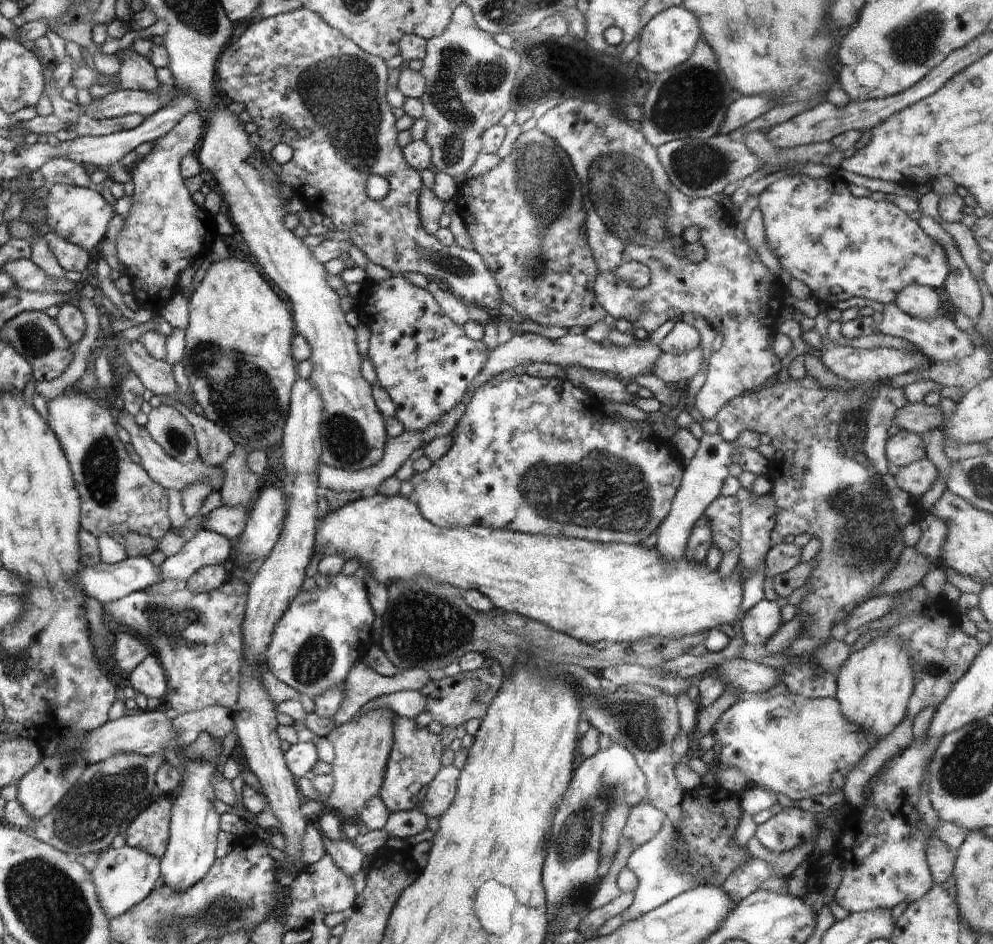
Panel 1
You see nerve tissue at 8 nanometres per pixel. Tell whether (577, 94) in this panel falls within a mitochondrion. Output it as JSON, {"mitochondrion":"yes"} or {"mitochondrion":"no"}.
{"mitochondrion":"no"}

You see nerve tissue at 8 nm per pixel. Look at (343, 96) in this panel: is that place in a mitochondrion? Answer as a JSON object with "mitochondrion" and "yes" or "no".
{"mitochondrion":"yes"}

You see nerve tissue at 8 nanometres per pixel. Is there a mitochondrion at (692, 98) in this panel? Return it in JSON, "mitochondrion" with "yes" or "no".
{"mitochondrion":"yes"}

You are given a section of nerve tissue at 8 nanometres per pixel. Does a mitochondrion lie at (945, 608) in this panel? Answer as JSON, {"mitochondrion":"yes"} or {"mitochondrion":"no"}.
{"mitochondrion":"no"}

